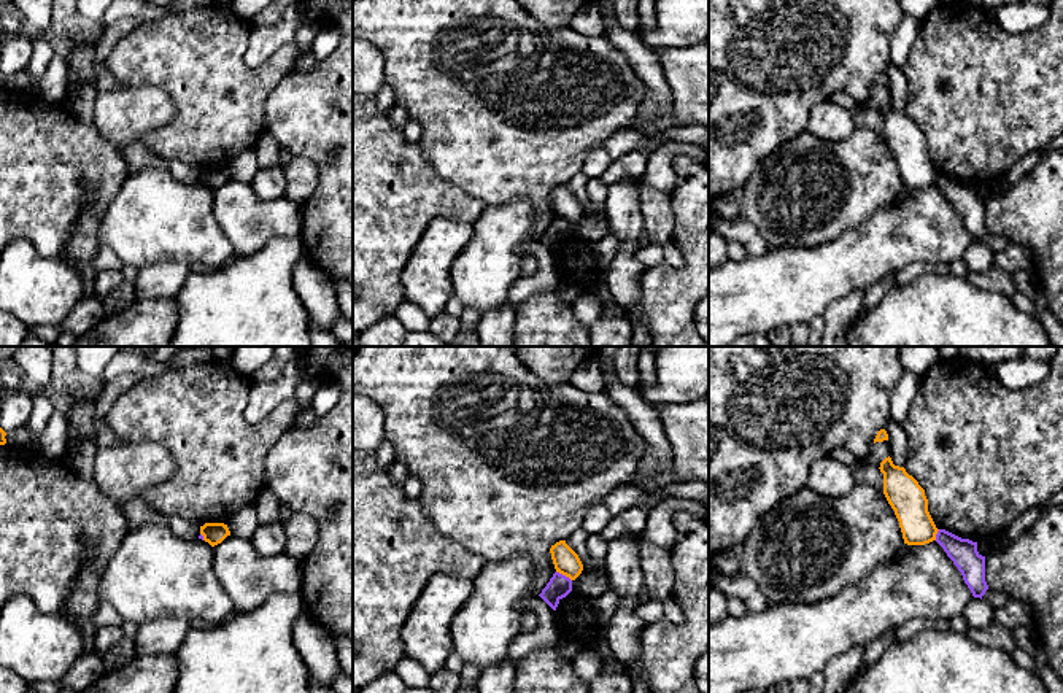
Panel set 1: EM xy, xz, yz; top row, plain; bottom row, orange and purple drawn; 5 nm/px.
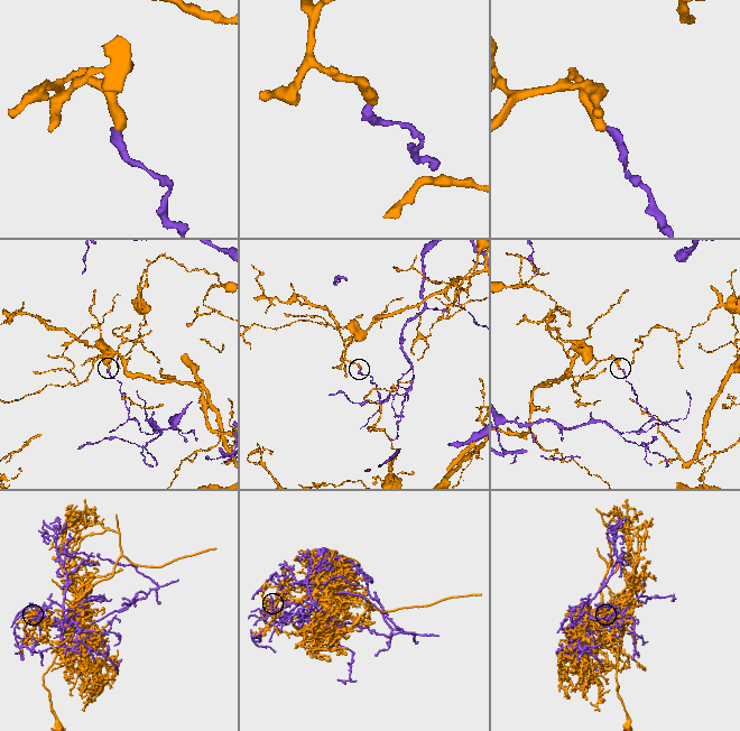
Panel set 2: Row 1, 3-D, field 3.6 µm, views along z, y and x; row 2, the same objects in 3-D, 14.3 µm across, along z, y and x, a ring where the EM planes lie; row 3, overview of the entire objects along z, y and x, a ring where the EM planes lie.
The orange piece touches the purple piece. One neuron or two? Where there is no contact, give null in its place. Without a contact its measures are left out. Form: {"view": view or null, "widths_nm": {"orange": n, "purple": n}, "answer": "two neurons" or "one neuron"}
{"view": "xz", "widths_nm": {"orange": 130, "purple": 120}, "answer": "two neurons"}

